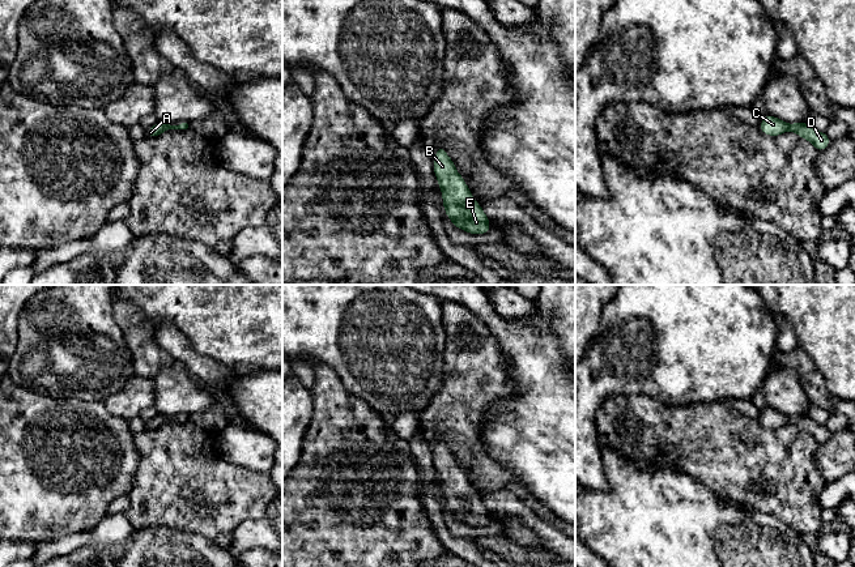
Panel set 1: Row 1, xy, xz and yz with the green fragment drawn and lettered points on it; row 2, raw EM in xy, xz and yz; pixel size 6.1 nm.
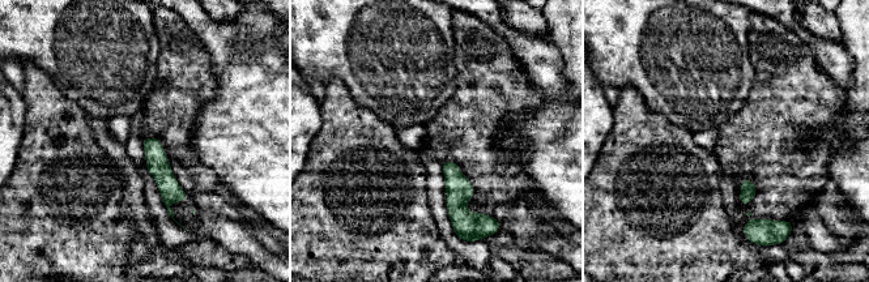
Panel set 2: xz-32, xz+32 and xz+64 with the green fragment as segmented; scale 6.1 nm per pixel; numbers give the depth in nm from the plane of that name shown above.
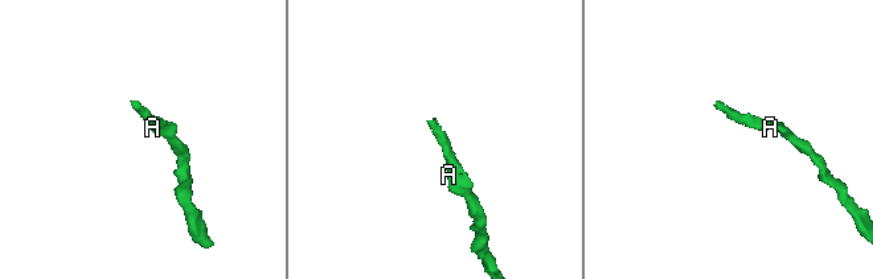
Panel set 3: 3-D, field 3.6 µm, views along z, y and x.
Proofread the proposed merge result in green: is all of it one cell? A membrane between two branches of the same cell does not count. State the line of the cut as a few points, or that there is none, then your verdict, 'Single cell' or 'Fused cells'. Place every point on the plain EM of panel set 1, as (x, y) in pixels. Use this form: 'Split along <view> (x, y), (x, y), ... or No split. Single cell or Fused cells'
No split. Single cell

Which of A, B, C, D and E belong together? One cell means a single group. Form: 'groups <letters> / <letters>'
groups A B C D E

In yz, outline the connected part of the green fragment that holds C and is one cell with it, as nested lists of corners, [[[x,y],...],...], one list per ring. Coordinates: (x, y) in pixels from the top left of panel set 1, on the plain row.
[[[769,406],[763,408],[763,413],[758,418],[758,421],[762,426],[766,426],[773,430],[777,430],[780,426],[792,423],[797,429],[812,435],[813,439],[817,442],[817,444],[825,443],[831,434],[825,425],[818,425],[817,422],[814,422],[812,418],[809,418],[805,414],[787,417],[783,413],[775,409],[771,409]]]

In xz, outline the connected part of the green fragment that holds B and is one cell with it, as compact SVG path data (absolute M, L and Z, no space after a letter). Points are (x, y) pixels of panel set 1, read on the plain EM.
M439 438L433 452L434 466L442 482L446 508L460 523L481 528L490 524L490 512L481 502L480 495L472 491L464 470L456 465L456 457L450 452L444 440Z

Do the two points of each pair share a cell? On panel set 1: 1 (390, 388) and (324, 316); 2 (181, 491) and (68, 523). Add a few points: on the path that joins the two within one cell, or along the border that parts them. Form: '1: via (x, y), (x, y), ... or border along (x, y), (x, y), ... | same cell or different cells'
1: via (378, 370), (343, 335) | same cell
2: border along (139, 465), (134, 484), (127, 494) | different cells

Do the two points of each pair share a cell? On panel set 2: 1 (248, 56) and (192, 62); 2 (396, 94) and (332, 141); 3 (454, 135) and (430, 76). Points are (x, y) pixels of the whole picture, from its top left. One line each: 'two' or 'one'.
1: two
2: two
3: two

